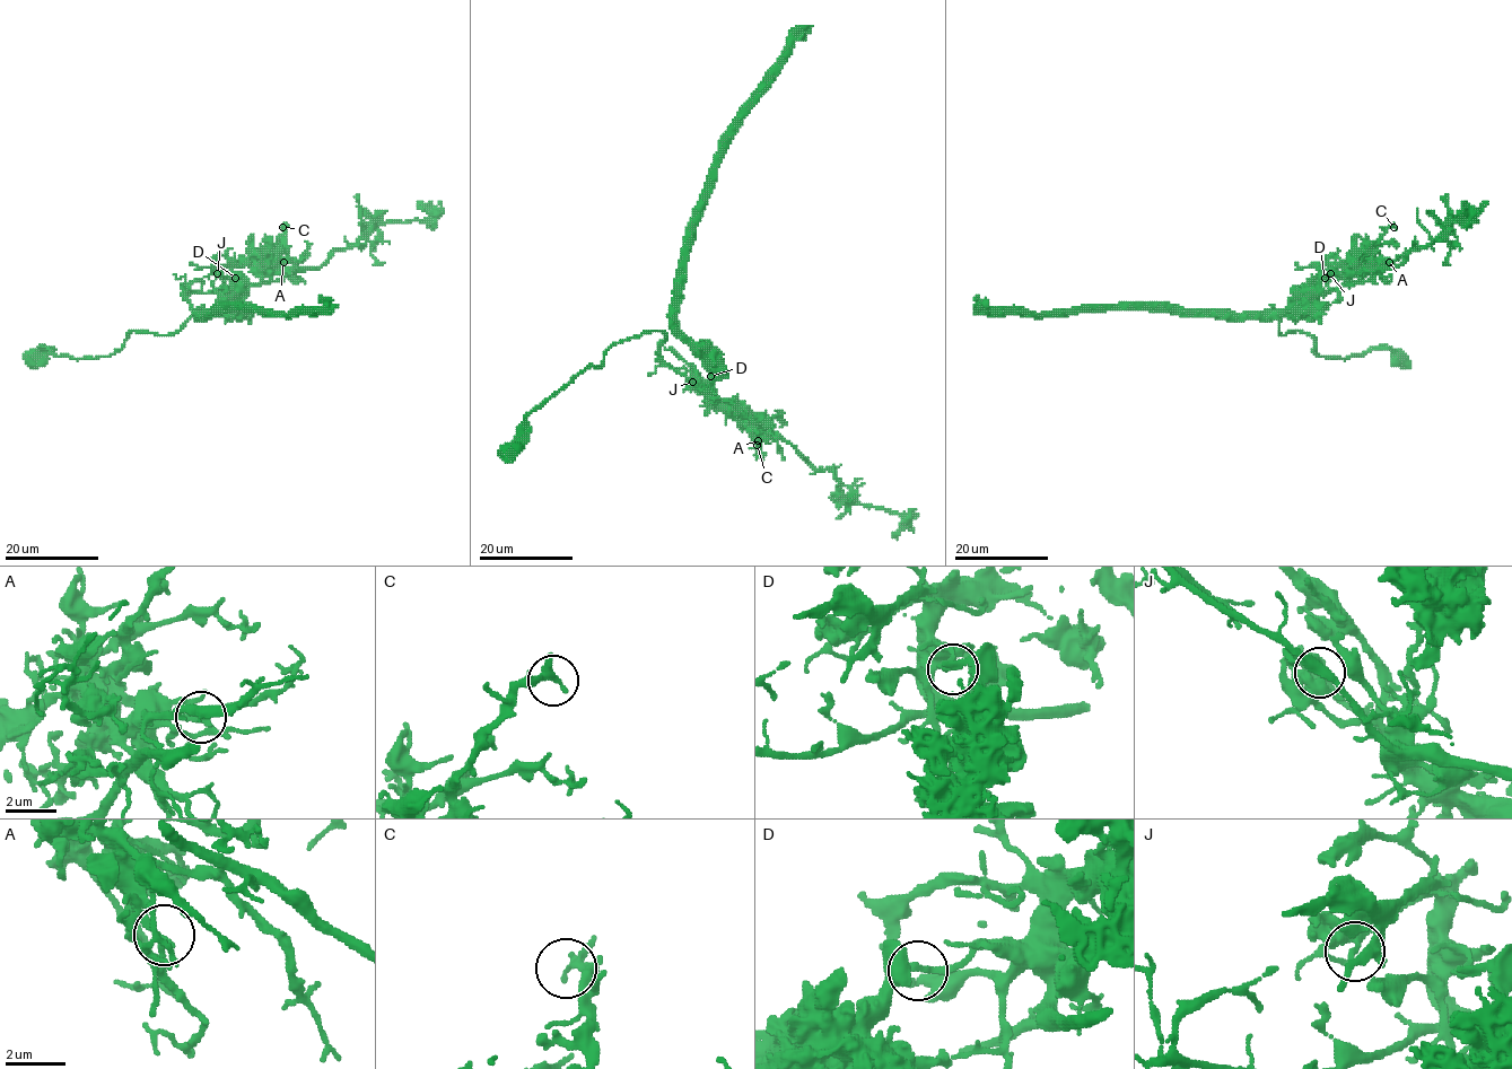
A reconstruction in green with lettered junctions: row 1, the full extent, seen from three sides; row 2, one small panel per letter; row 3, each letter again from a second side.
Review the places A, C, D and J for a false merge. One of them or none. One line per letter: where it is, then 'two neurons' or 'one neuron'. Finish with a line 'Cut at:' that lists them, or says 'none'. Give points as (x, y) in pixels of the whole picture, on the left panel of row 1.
A: (283, 262) | one neuron
C: (282, 227) | one neuron
D: (235, 278) | two neurons
J: (217, 273) | one neuron
Cut at: D

